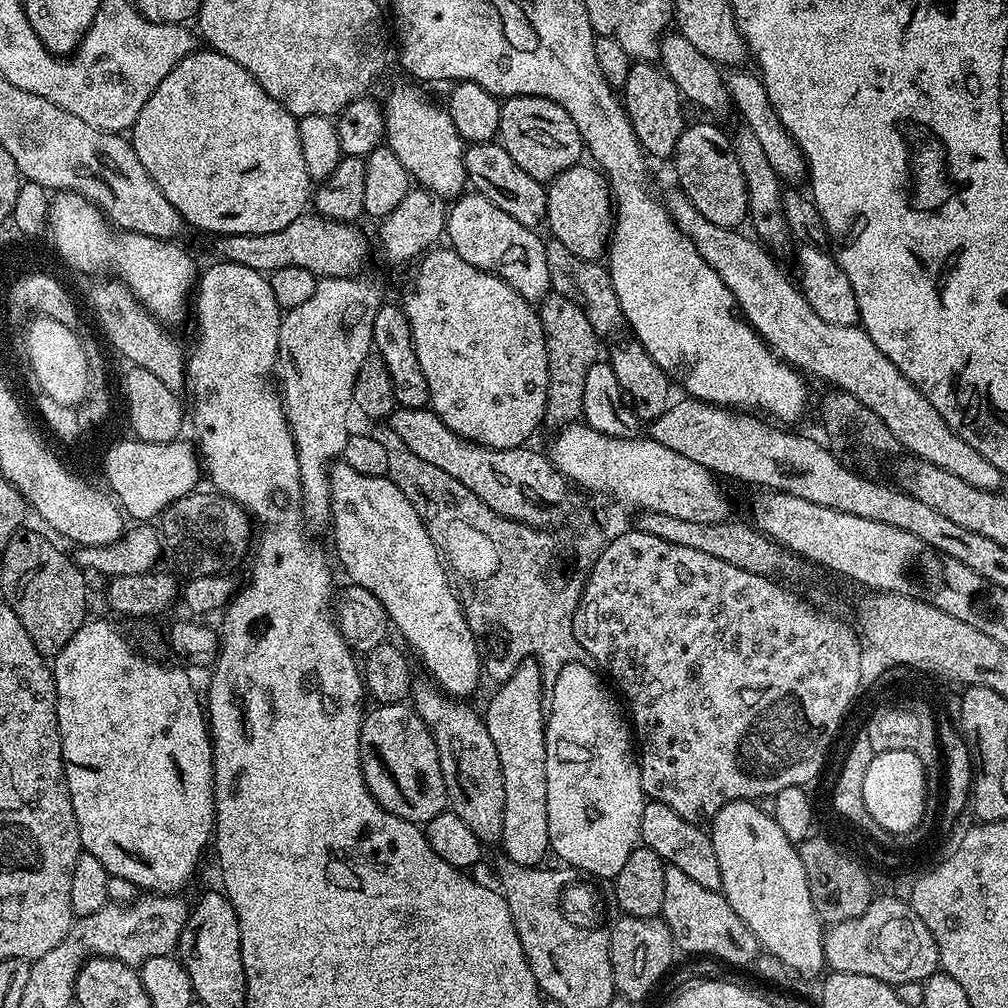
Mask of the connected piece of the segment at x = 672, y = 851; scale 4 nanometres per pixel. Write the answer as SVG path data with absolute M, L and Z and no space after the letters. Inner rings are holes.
M648 800L642 810L640 838L643 847L654 850L654 854L663 858L665 865L682 870L686 878L698 882L698 886L706 886L706 890L720 891L722 870L718 870L718 857L714 854L711 835L701 825L678 818L678 814L662 802Z

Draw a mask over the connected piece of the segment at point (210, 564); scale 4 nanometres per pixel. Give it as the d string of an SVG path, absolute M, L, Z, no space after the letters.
M197 490L178 498L158 520L163 555L184 578L227 573L231 564L249 555L254 540L254 521L248 509L215 490L207 491Z

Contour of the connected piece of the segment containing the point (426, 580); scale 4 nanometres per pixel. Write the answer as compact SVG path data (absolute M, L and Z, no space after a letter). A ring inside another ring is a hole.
M343 462L333 463L328 477L332 487L330 533L336 539L336 556L351 583L364 587L385 608L391 627L400 631L399 639L424 663L429 677L441 692L452 698L468 698L480 684L480 648L476 636L460 609L460 600L448 581L440 549L430 538L418 510L387 476L363 476Z

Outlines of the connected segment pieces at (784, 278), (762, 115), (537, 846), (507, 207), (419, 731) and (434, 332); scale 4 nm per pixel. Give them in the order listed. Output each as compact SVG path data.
M673 190L666 196L666 207L672 220L694 242L698 254L702 254L718 278L726 282L730 294L734 294L737 306L744 313L744 319L780 359L809 377L825 380L833 389L854 394L862 406L874 410L874 414L886 422L886 430L894 434L897 445L905 448L915 459L950 470L950 474L958 474L962 482L970 482L970 486L978 486L978 490L1001 491L1000 471L940 417L938 410L930 406L927 398L905 378L902 370L898 370L898 366L894 366L894 362L874 346L863 328L856 324L834 326L830 322L822 322L799 287L793 281L791 284L787 274L776 265L772 257L775 255L767 247L761 246L751 235L743 236L743 231L714 226L710 218L702 218L702 214L694 210L683 192Z
M732 66L723 71L724 84L727 87L733 107L738 108L743 118L741 121L758 138L762 150L765 151L766 158L769 159L770 166L774 166L781 179L788 184L801 183L807 177L807 164L801 148L797 146L791 134L782 126L782 122L769 100L769 95L766 94L764 83L760 80L759 75L744 70L746 69Z
M529 658L521 660L516 665L514 674L510 674L510 678L506 678L499 685L500 688L488 700L488 709L483 709L482 715L486 730L490 730L490 738L494 741L494 750L498 750L498 762L502 766L502 782L506 786L506 810L502 814L502 834L499 843L502 845L502 851L508 855L514 863L521 864L526 867L537 867L545 863L544 855L550 852L550 830L546 822L546 742L544 741L544 725L546 723L546 685L544 683L544 675L540 673L540 665L535 660Z
M485 142L483 144L469 143L464 149L464 165L468 175L468 184L480 195L490 198L498 210L510 214L514 222L522 222L522 226L533 230L539 229L547 221L548 211L546 202L548 201L547 187L541 181L530 178L510 154L498 142Z
M407 703L380 704L365 715L360 731L360 761L366 786L374 799L390 814L398 814L398 818L406 818L411 824L423 826L449 807L446 782L438 762L438 746L434 746L434 738L426 722L422 722L416 709Z
M437 246L419 257L416 269L412 272L412 277L404 284L404 293L398 297L399 303L404 309L406 318L410 322L410 334L414 342L414 350L418 354L418 366L422 366L422 374L426 374L426 386L428 387L428 395L430 397L430 407L433 412L438 414L438 418L442 418L442 422L446 422L446 426L450 430L454 430L454 434L458 434L464 440L472 440L476 444L481 444L483 448L518 448L529 443L528 440L536 432L536 427L544 424L544 411L546 410L546 390L548 389L548 355L546 354L546 338L542 330L542 322L540 321L539 311L534 307L533 301L522 298L522 294L518 294L518 290L514 290L514 286L510 286L503 278L494 272L487 272L478 266L470 266L470 262L466 262L466 258L458 258L458 254L451 246Z

